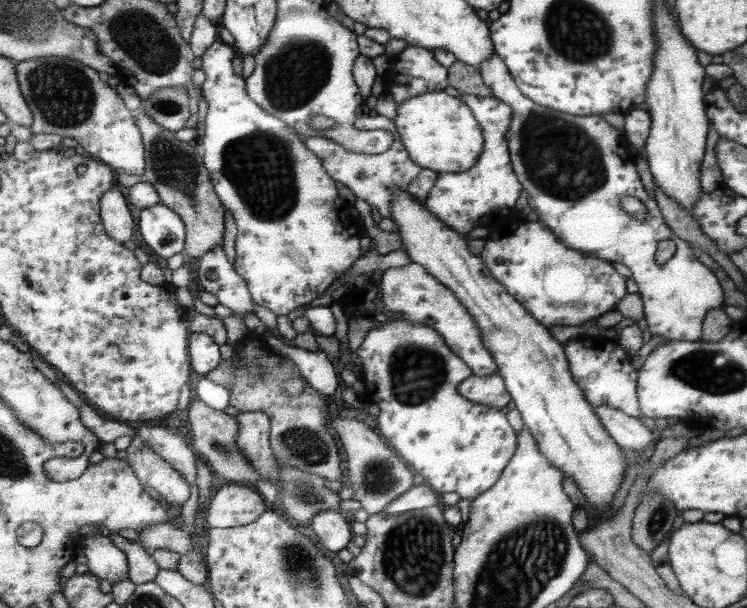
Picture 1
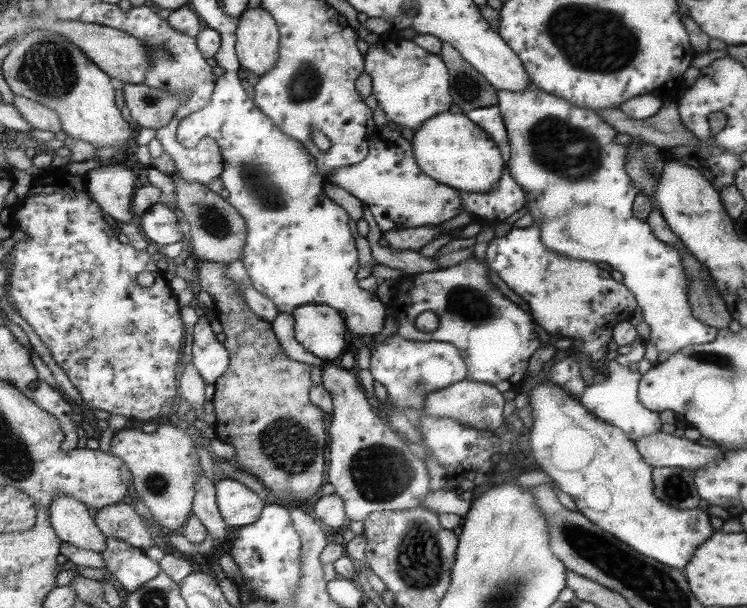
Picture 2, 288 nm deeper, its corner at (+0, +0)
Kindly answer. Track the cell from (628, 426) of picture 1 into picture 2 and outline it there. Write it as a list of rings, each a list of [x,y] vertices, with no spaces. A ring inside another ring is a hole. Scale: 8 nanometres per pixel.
[[[661,430],[649,436],[643,436],[633,442],[637,446],[637,452],[645,462],[649,462],[653,468],[683,468],[683,470],[695,470],[705,464],[709,464],[717,454],[721,454],[721,448],[703,448],[695,442],[689,442],[685,438],[675,438],[673,434],[663,434]]]

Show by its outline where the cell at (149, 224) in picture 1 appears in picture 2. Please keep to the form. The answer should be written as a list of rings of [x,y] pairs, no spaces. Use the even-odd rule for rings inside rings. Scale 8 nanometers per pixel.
[[[155,204],[143,218],[141,228],[147,240],[157,246],[171,246],[177,242],[185,242],[185,234],[181,230],[181,216],[177,210],[167,208],[165,204]]]

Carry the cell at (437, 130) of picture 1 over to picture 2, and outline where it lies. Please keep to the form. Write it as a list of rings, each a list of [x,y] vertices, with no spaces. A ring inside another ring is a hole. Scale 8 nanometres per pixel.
[[[447,110],[425,120],[425,124],[421,124],[409,140],[413,144],[413,158],[417,160],[417,166],[429,178],[457,192],[487,194],[501,180],[501,172],[505,170],[505,162],[495,140],[461,112],[451,114]]]

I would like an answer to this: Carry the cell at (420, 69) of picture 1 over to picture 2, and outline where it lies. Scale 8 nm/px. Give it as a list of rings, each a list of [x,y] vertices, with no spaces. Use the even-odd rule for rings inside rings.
[[[399,36],[385,44],[375,44],[367,52],[367,74],[373,76],[377,104],[383,108],[387,118],[401,124],[407,130],[417,130],[425,120],[447,112],[453,102],[451,80],[445,62],[417,46],[411,36]]]

